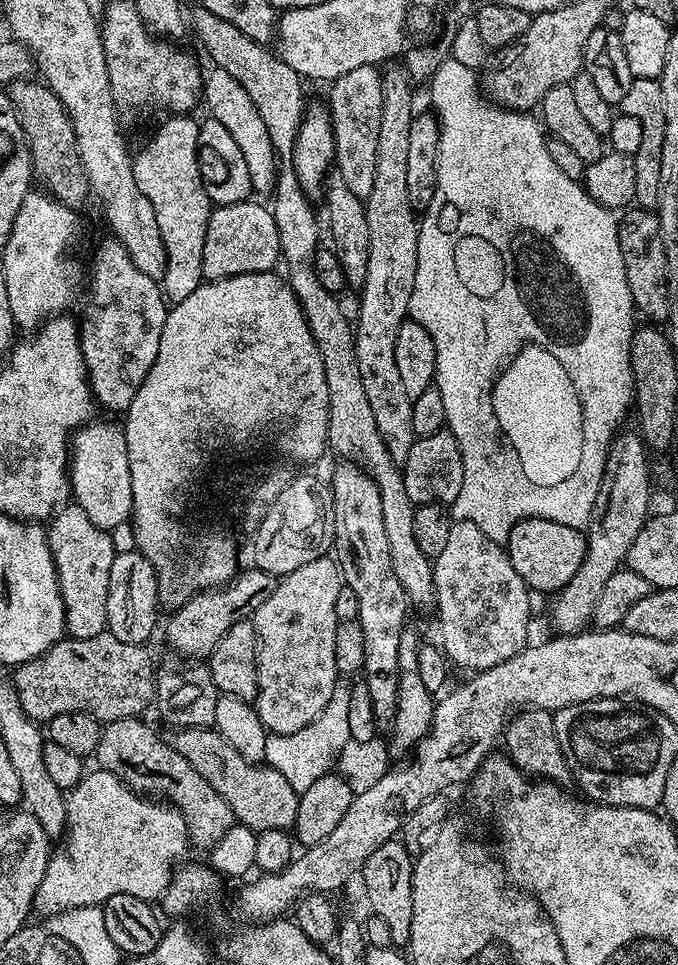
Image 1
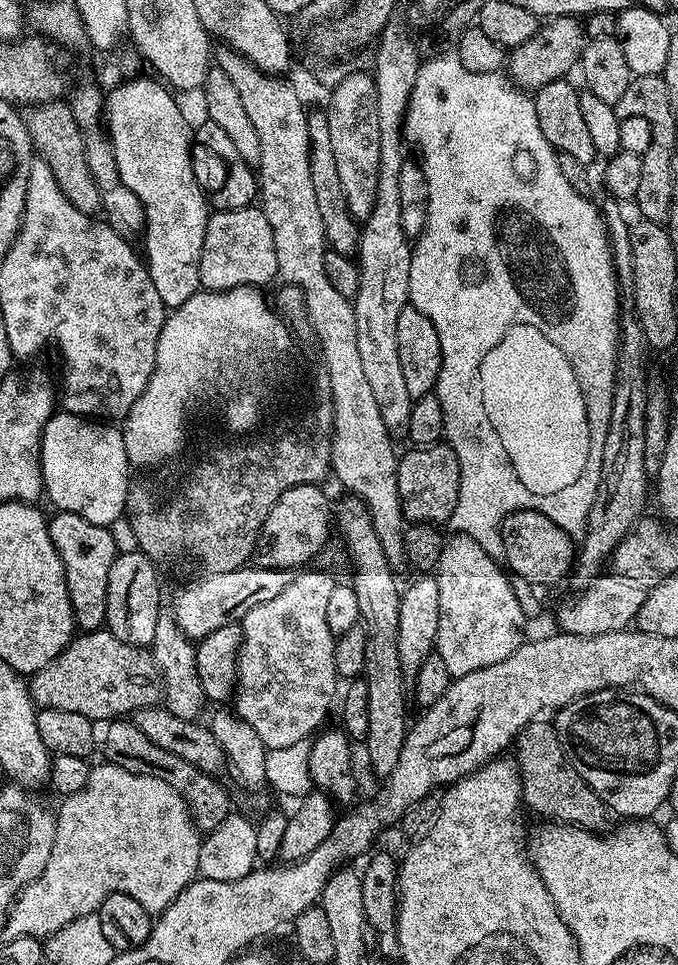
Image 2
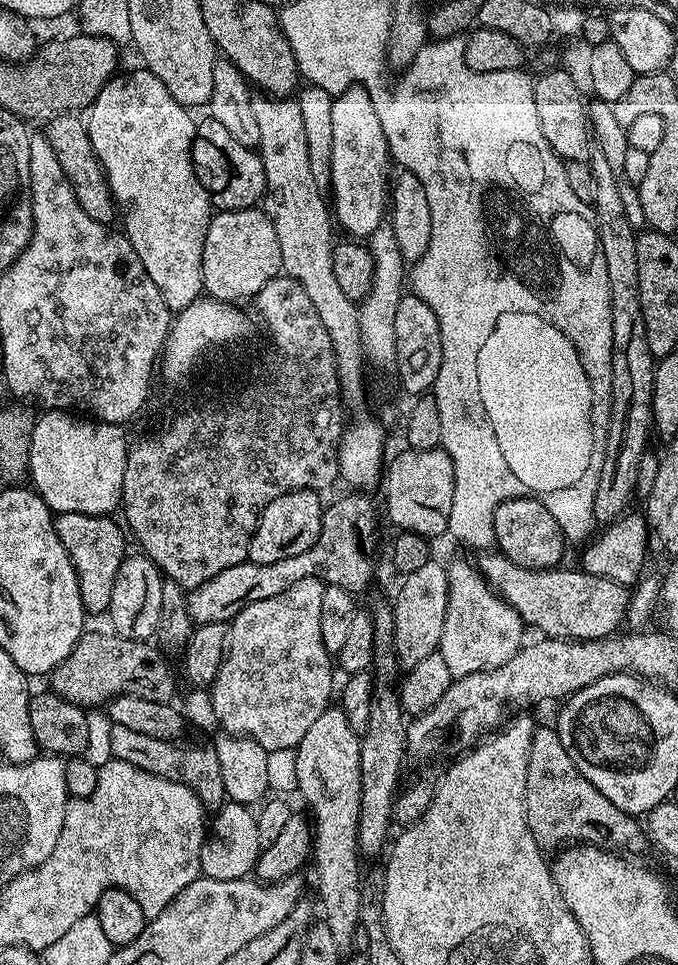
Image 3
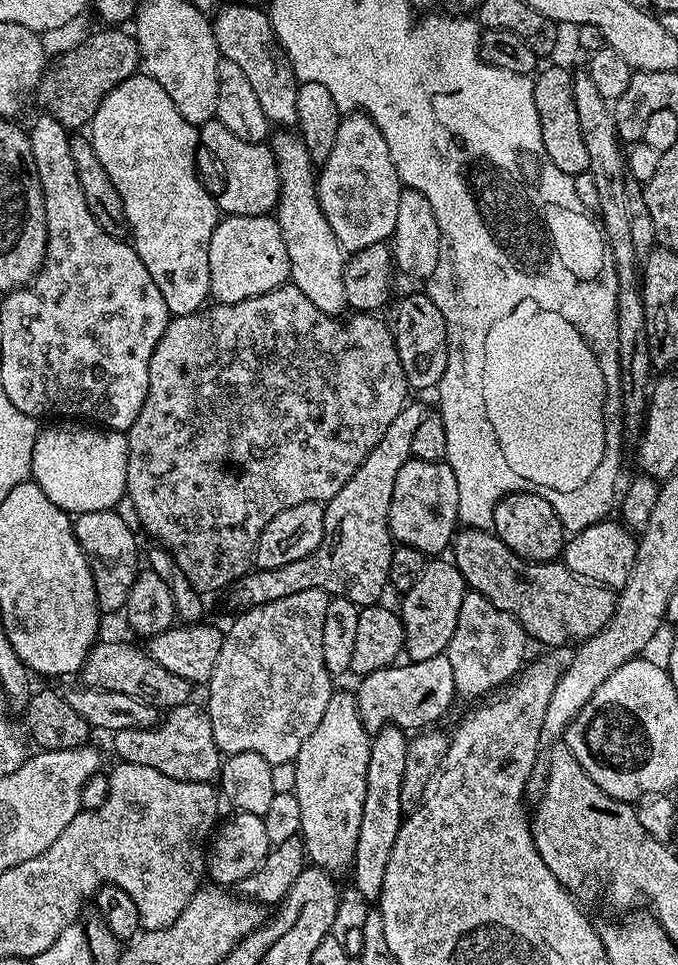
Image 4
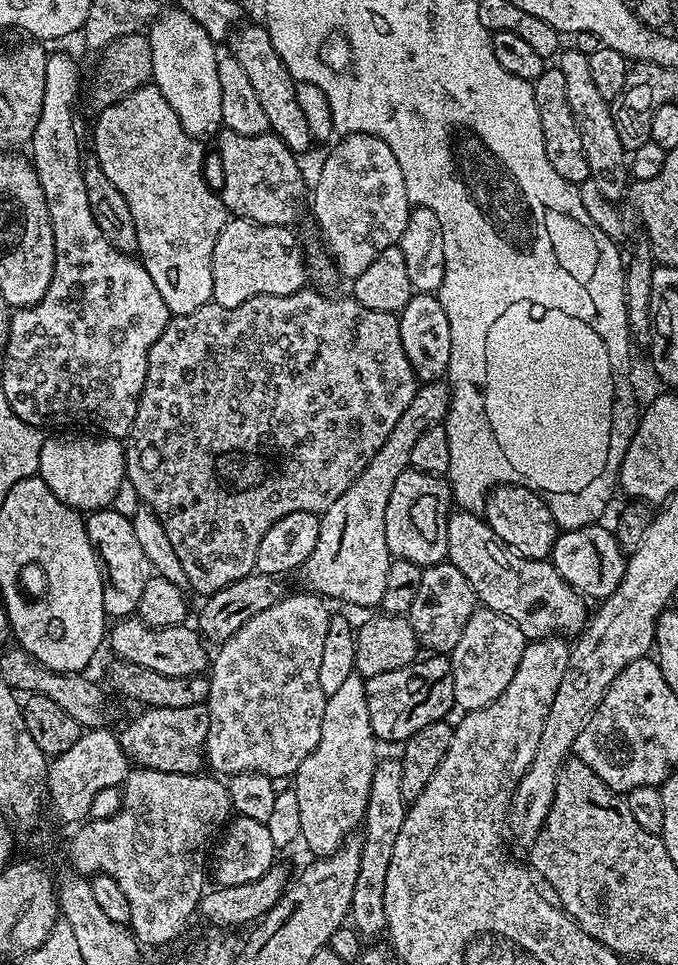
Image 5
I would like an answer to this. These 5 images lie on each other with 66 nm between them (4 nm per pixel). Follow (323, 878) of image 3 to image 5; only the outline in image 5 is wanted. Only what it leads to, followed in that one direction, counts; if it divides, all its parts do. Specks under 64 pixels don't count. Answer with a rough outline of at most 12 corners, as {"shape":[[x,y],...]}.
{"shape":[[366,680],[326,697],[298,766],[300,840],[329,856],[364,822],[378,741]]}

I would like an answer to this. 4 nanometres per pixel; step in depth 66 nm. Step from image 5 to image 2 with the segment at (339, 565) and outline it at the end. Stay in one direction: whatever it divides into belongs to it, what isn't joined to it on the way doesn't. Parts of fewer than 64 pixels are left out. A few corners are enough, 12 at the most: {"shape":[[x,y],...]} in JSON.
{"shape":[[245,566],[204,574],[170,605],[193,642],[243,621],[293,573]]}

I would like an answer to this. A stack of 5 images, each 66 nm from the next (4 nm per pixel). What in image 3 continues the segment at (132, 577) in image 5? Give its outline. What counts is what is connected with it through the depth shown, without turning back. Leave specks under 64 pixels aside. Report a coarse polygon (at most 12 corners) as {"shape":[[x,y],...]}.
{"shape":[[62,512],[84,611],[107,613],[126,555],[111,515]]}

